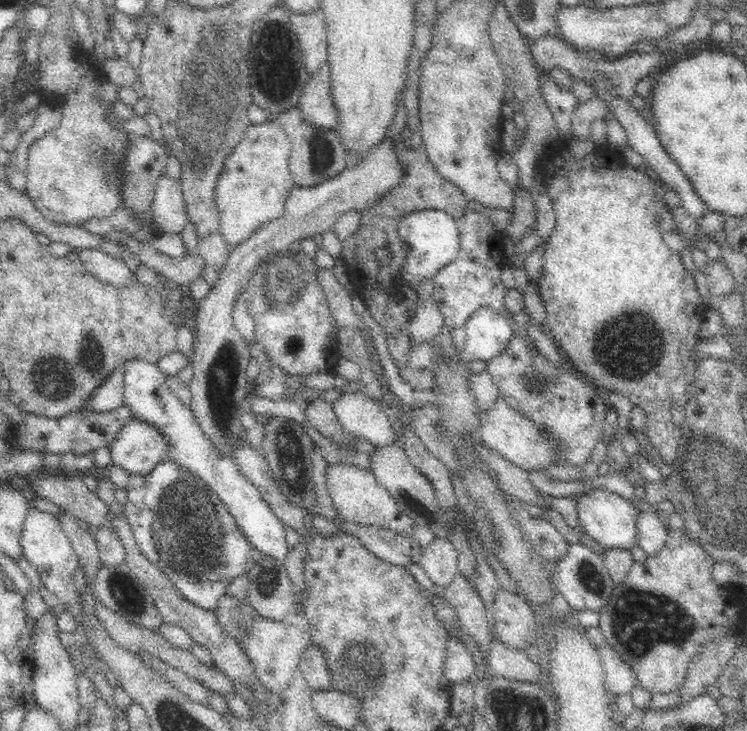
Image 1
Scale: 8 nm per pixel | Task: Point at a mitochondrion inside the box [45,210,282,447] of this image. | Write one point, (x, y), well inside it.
(219, 380)

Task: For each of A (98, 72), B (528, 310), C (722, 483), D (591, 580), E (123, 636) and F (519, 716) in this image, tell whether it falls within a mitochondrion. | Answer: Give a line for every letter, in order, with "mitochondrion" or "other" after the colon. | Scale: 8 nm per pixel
A: other
B: other
C: mitochondrion
D: mitochondrion
E: other
F: mitochondrion

